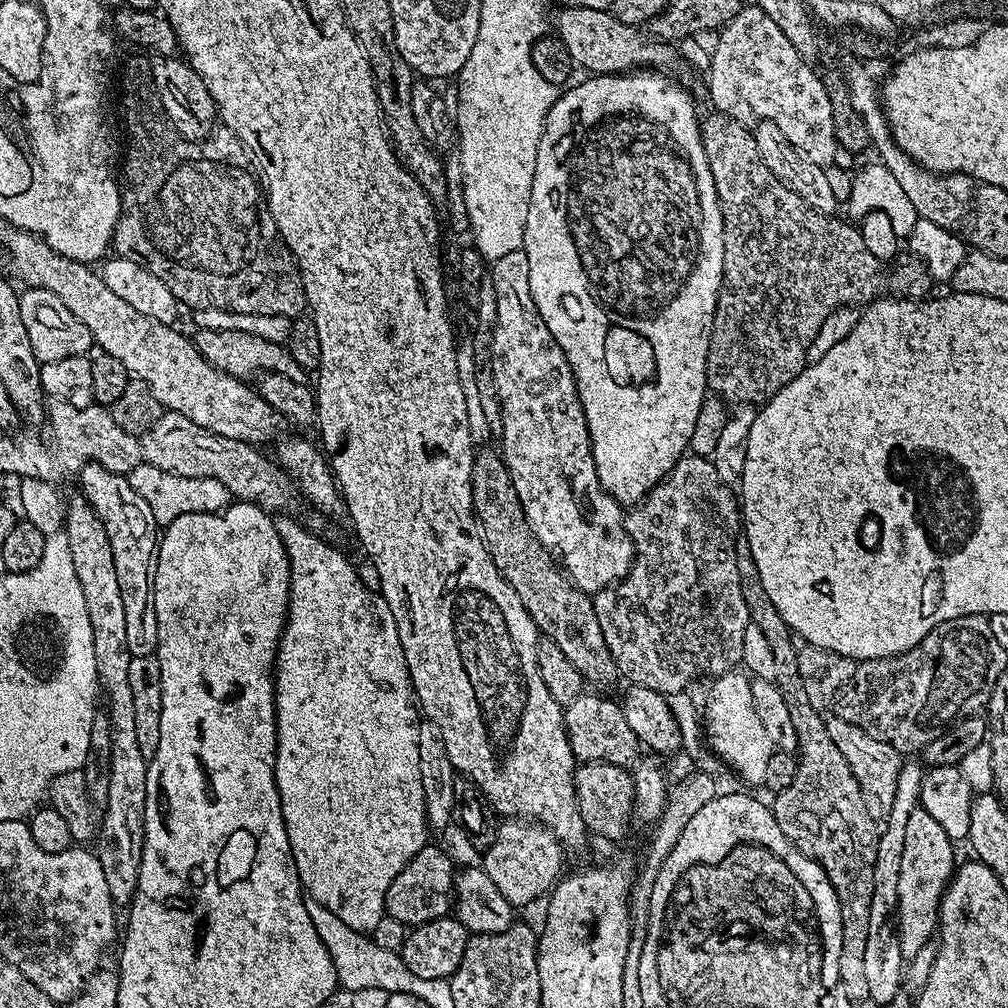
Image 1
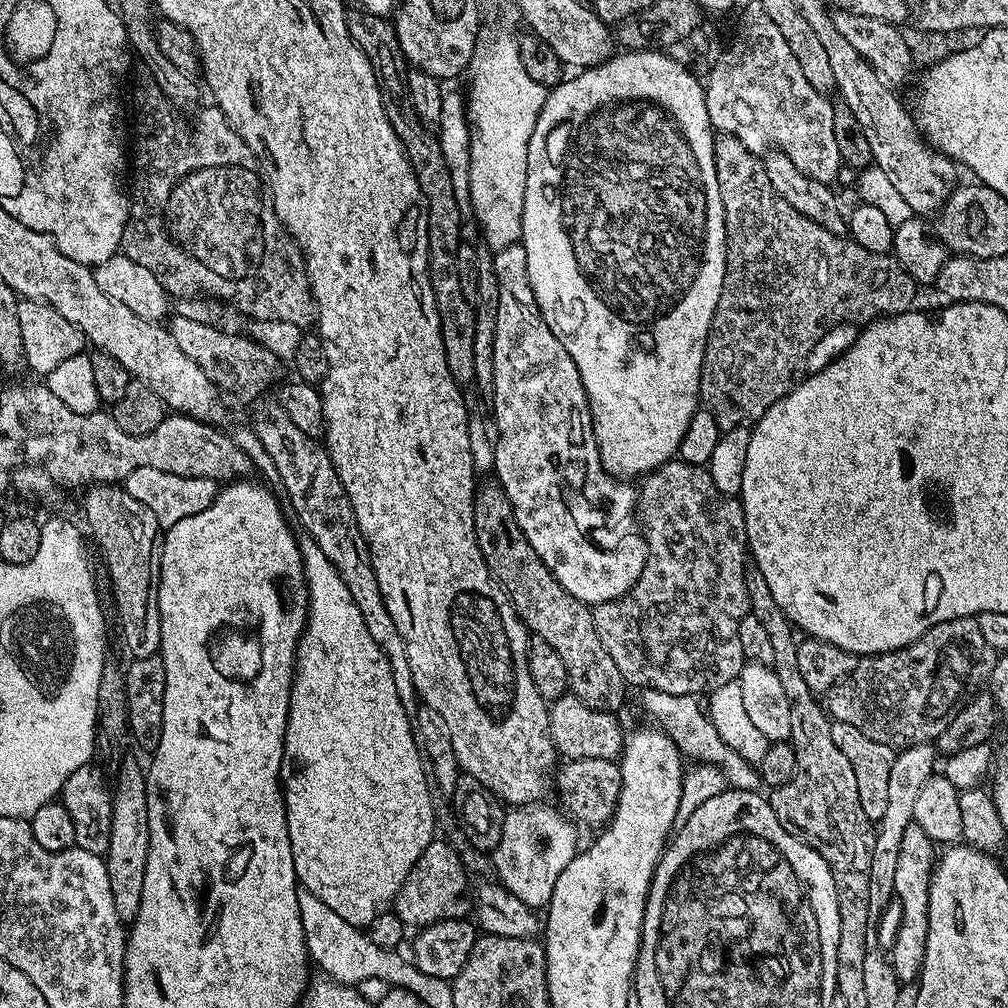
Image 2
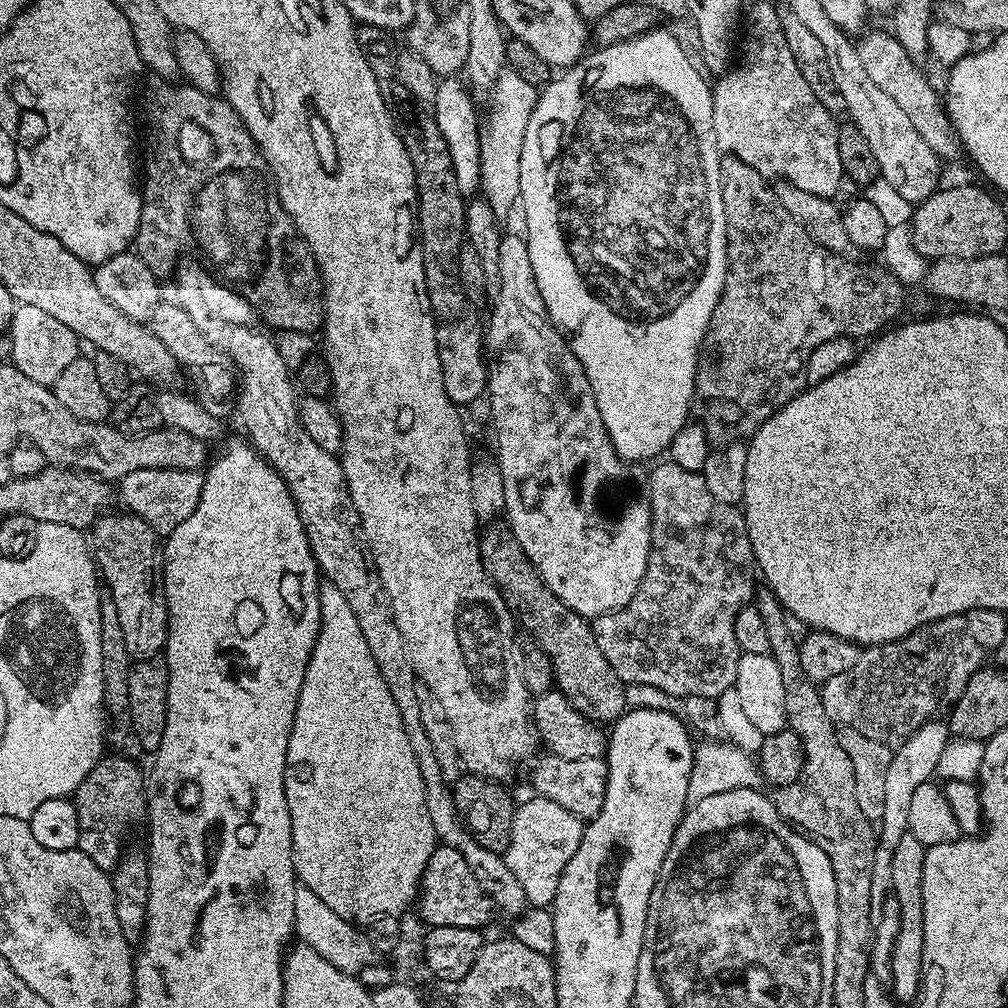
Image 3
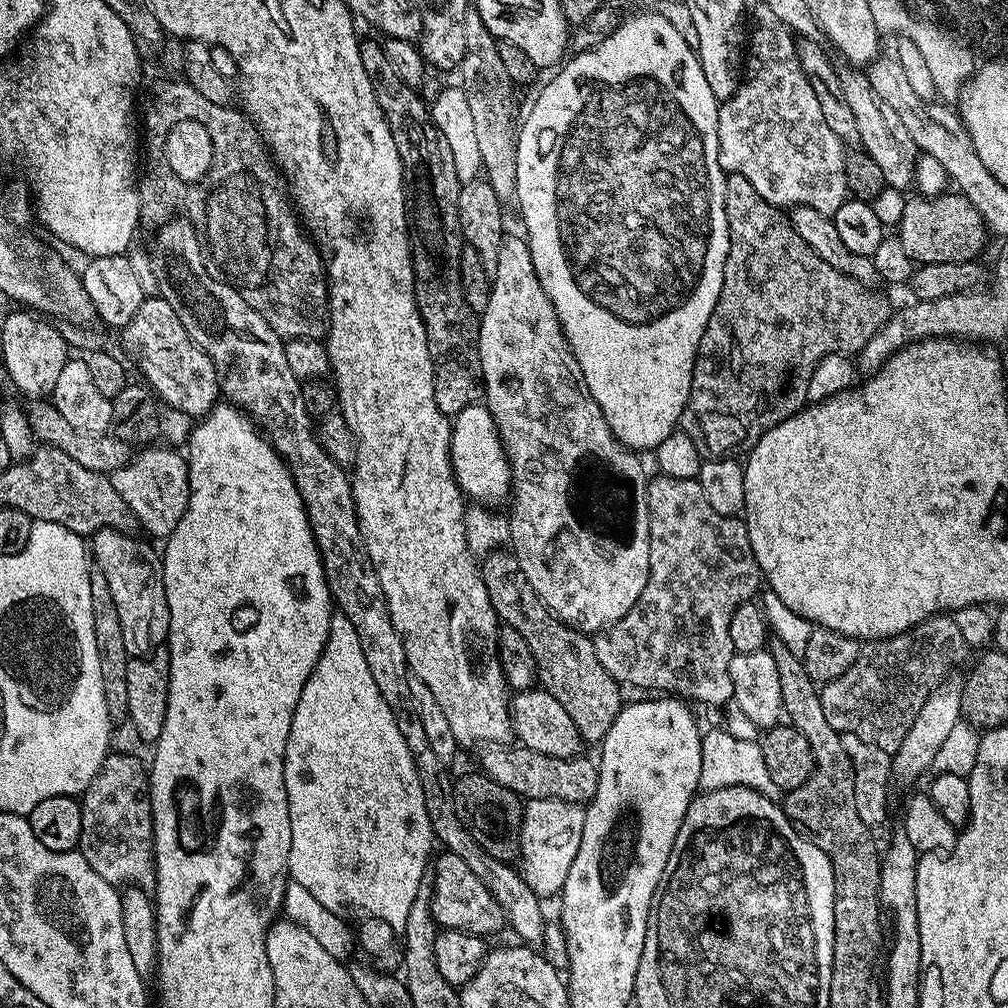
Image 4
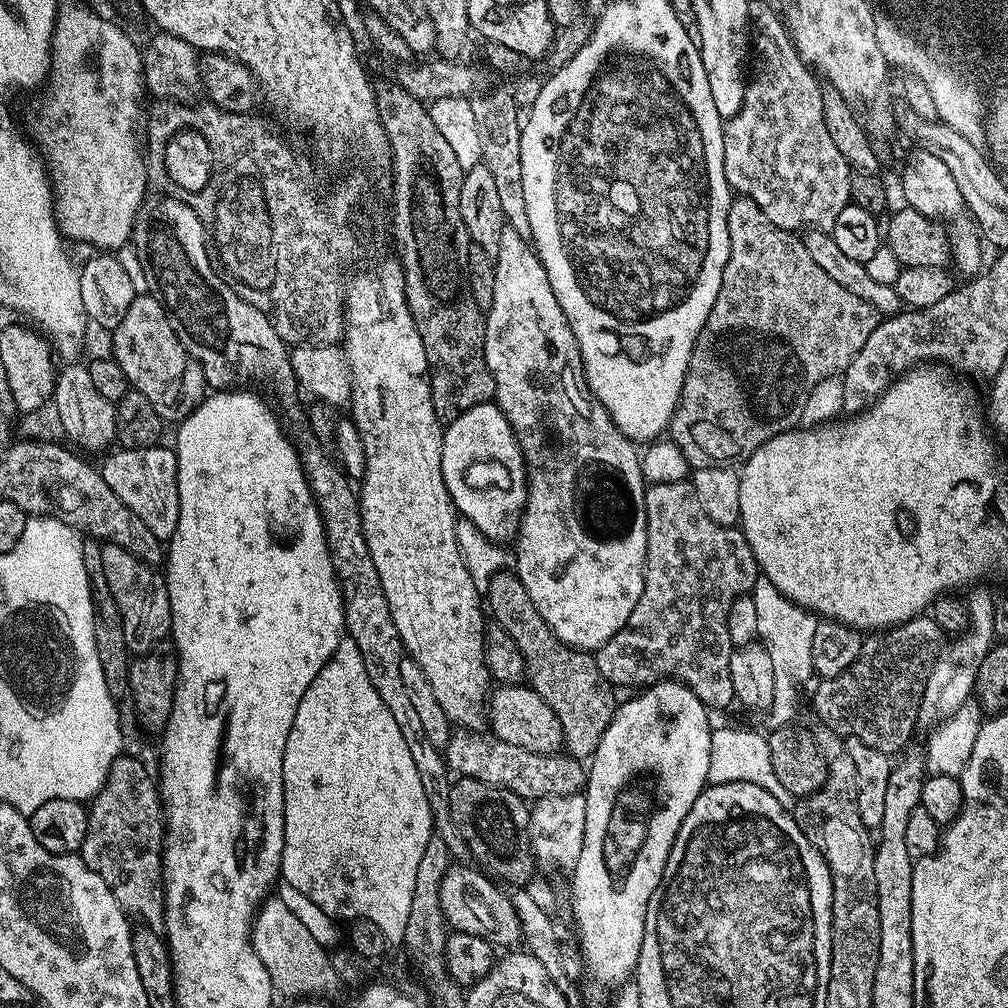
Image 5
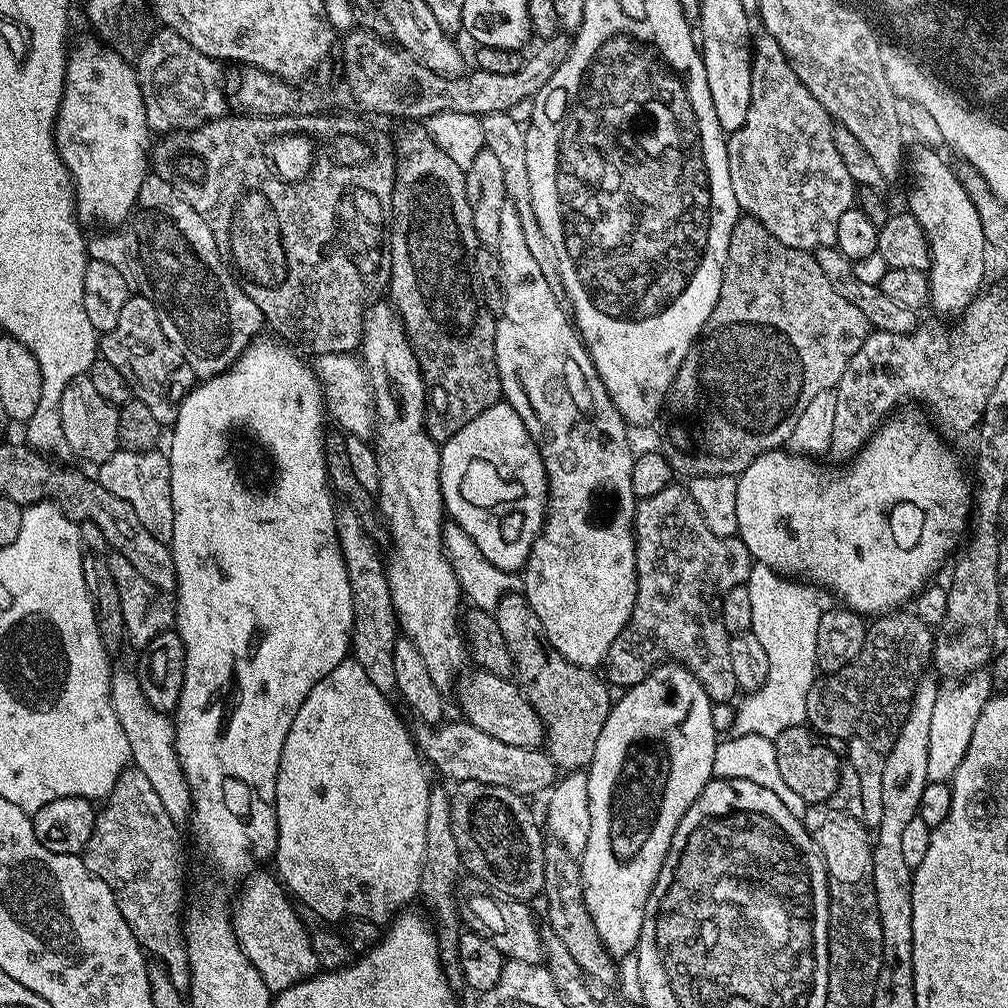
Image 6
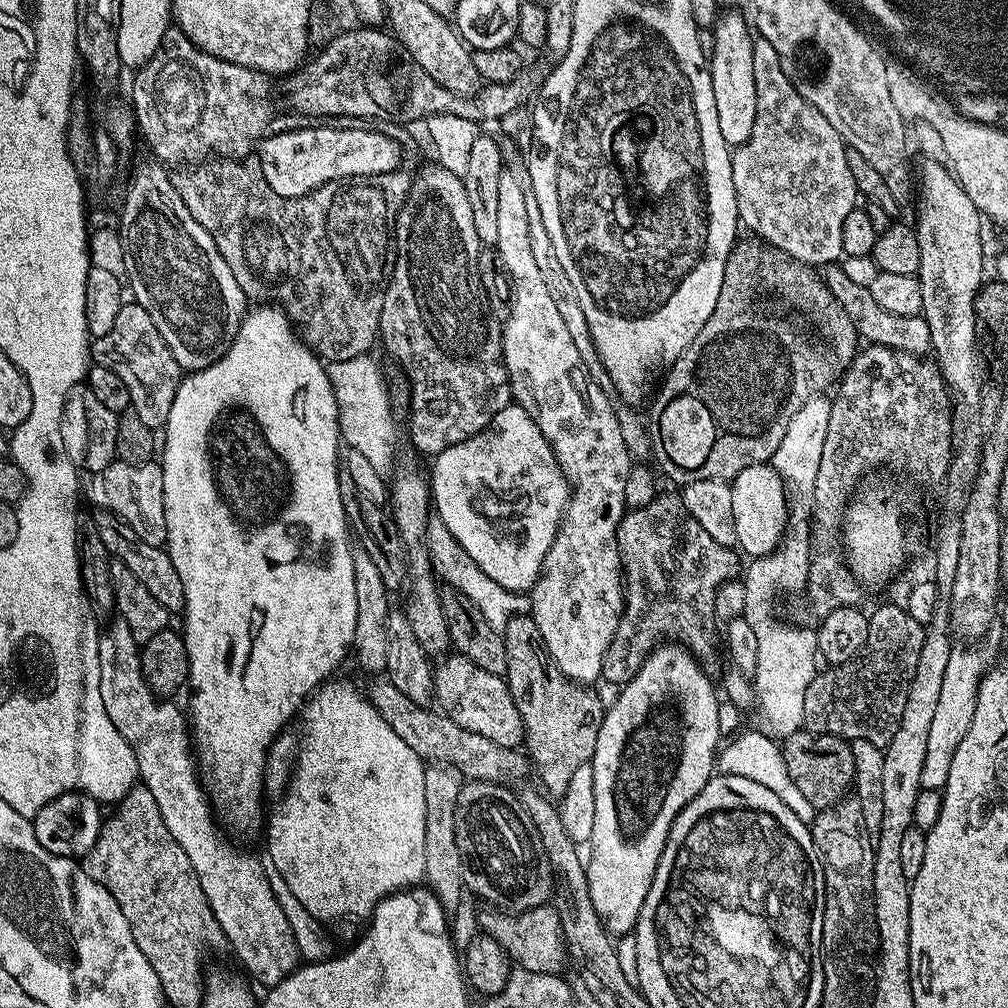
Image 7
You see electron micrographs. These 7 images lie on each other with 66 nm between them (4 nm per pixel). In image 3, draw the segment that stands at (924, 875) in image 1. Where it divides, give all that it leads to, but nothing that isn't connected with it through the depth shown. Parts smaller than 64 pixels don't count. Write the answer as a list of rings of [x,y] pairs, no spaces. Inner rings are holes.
[[[911,834],[904,836],[898,846],[894,846],[892,859],[892,888],[891,895],[896,896],[896,904],[900,907],[900,929],[892,940],[892,984],[890,992],[897,1001],[915,1001],[920,995],[920,977],[922,970],[922,866],[926,845],[918,842]]]

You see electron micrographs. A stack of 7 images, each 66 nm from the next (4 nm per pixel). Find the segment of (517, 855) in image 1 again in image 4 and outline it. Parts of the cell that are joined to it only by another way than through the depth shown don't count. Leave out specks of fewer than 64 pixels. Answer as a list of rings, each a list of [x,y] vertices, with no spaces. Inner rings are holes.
[[[530,800],[524,804],[518,871],[536,896],[559,897],[566,882],[566,874],[570,874],[570,866],[574,866],[578,846],[582,846],[583,825],[584,808],[579,804],[565,800]]]

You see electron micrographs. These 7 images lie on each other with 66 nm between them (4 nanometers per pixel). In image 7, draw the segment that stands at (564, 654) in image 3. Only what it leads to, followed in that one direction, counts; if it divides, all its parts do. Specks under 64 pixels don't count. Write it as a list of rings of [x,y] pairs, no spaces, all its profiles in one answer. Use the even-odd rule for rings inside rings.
[[[531,615],[512,616],[502,635],[506,646],[506,670],[503,677],[508,682],[508,689],[514,698],[514,706],[518,706],[518,714],[522,714],[525,731],[523,747],[534,769],[534,776],[536,772],[537,778],[540,779],[539,787],[549,797],[559,798],[564,795],[566,786],[570,786],[570,777],[574,775],[574,770],[591,761],[594,750],[598,746],[598,730],[604,721],[606,711],[604,703],[596,697],[591,687],[575,683],[560,675],[555,664],[548,659],[542,634],[538,634],[538,626],[533,622]]]

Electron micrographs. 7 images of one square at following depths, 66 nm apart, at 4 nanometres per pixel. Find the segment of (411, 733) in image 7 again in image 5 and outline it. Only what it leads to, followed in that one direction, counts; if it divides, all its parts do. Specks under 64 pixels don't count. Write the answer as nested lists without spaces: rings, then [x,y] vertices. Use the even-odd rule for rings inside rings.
[[[460,730],[448,741],[446,763],[453,773],[469,776],[518,794],[526,802],[535,802],[547,796],[575,796],[587,785],[585,765],[567,754],[531,752],[522,746],[508,744],[495,734],[484,730]]]

